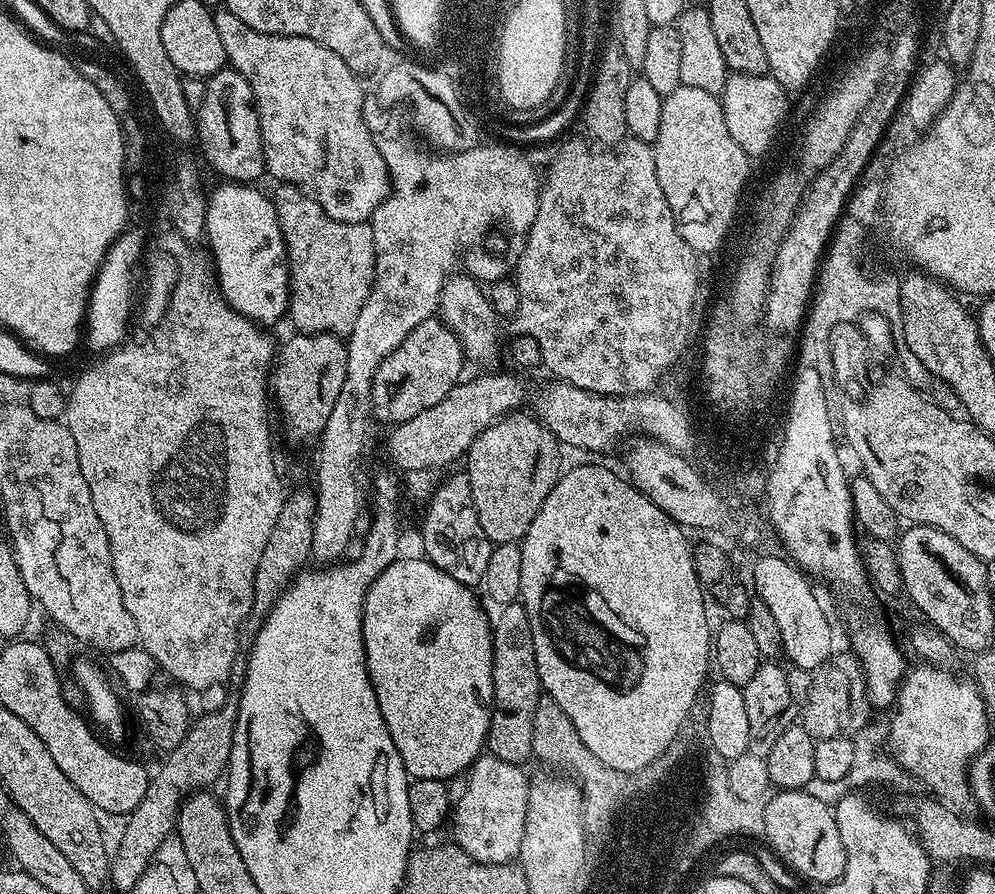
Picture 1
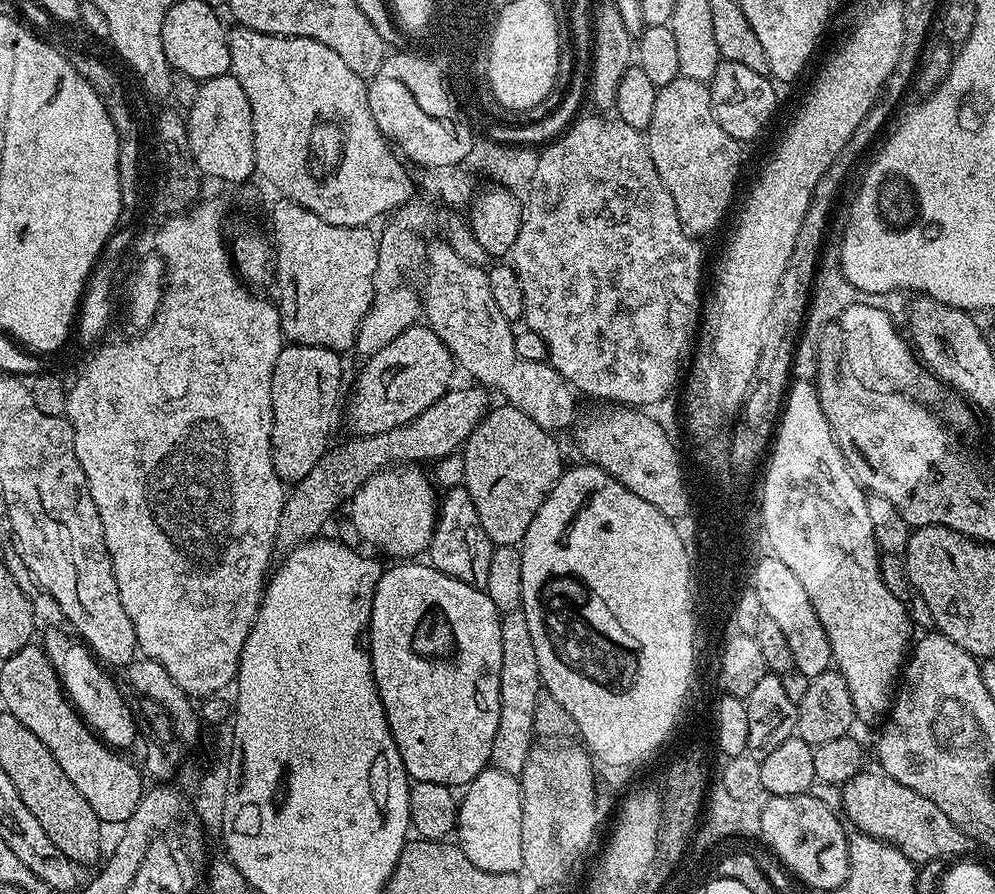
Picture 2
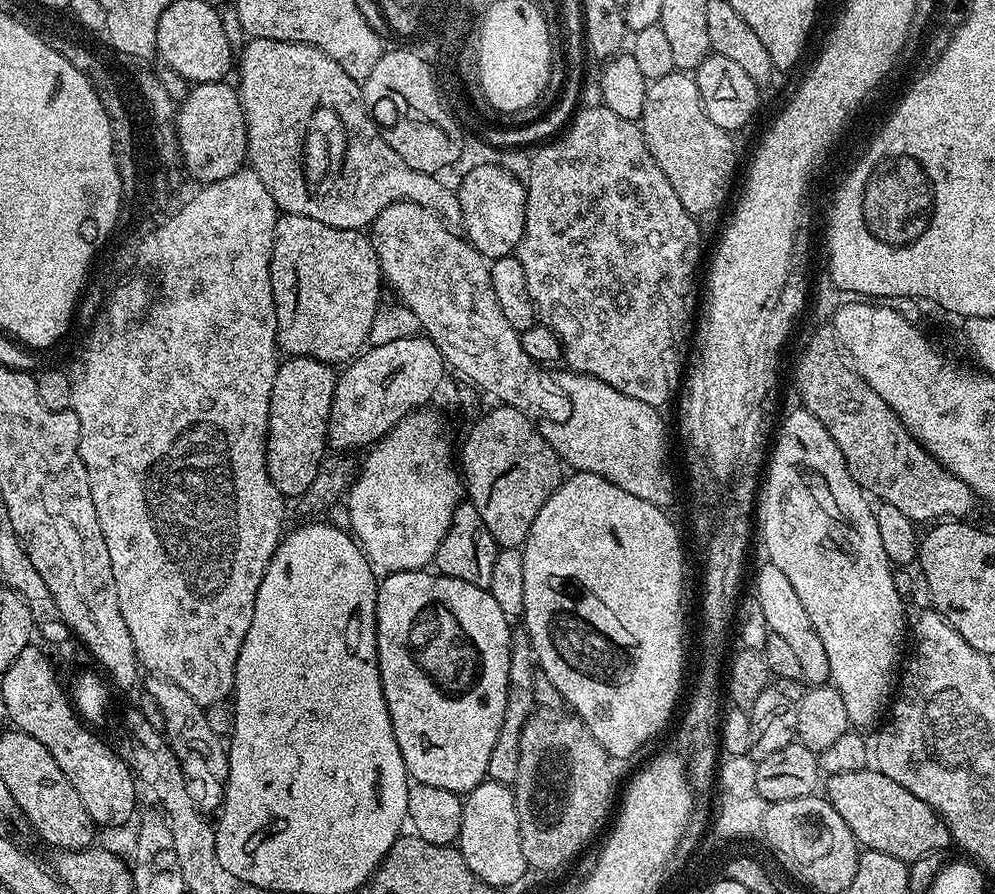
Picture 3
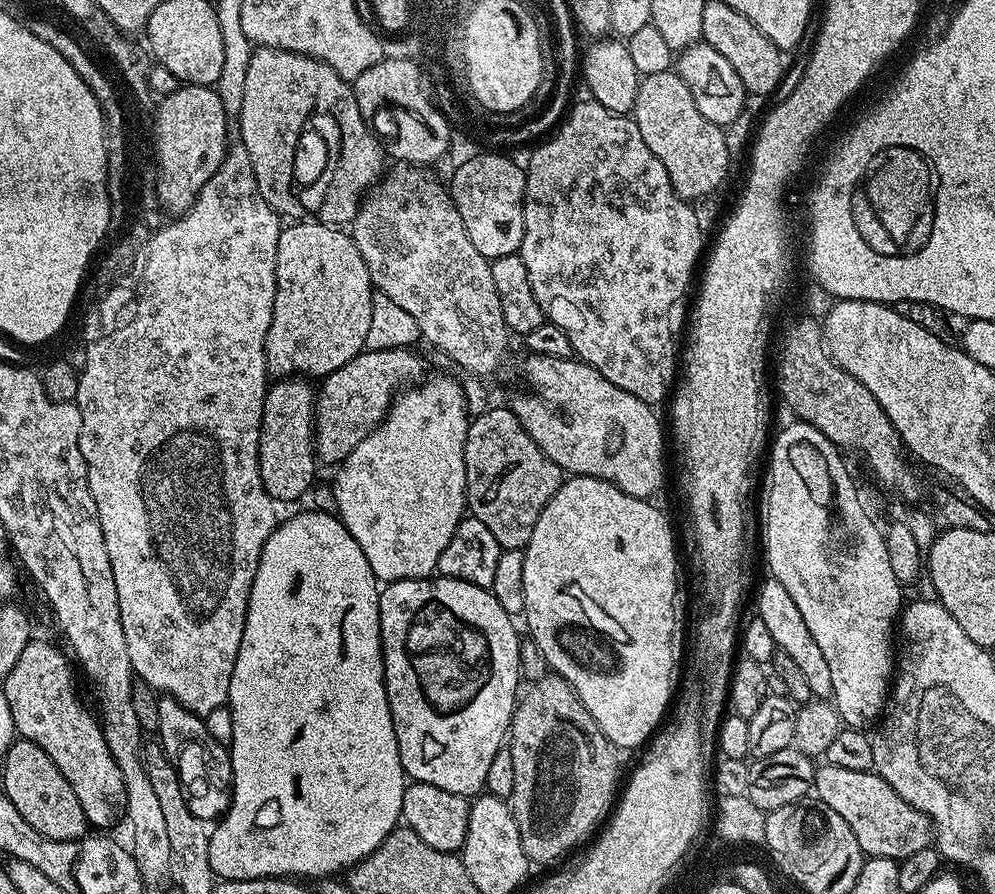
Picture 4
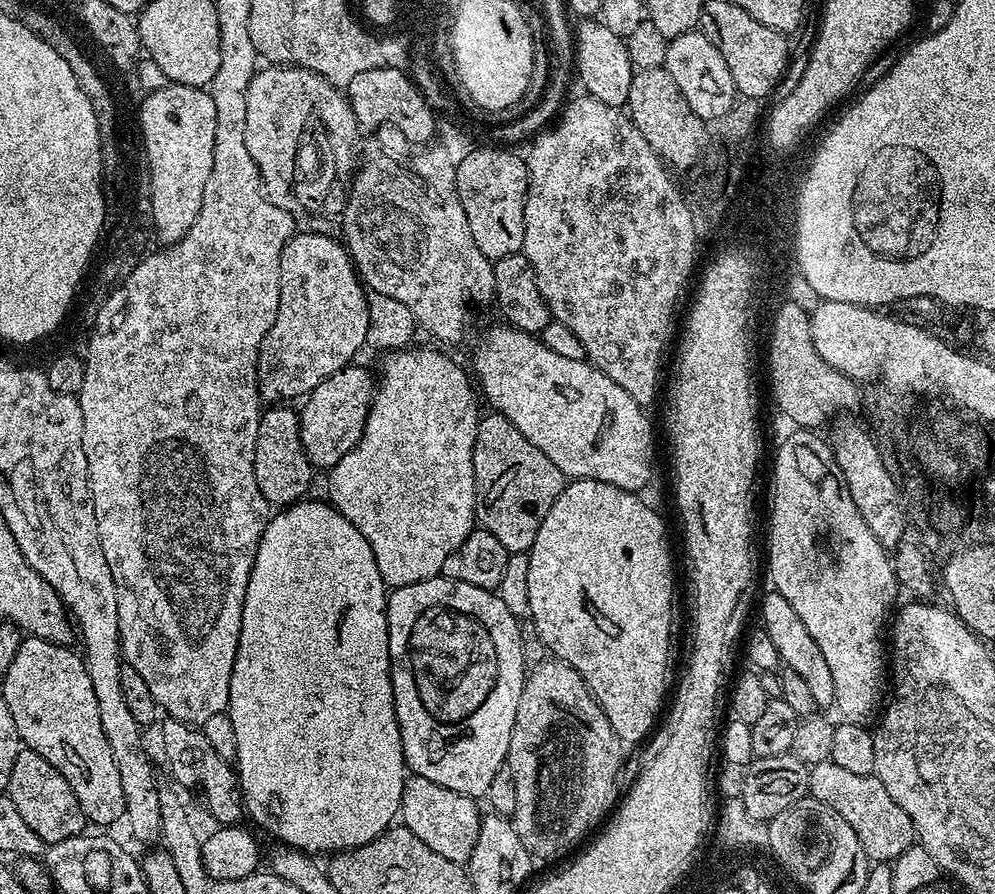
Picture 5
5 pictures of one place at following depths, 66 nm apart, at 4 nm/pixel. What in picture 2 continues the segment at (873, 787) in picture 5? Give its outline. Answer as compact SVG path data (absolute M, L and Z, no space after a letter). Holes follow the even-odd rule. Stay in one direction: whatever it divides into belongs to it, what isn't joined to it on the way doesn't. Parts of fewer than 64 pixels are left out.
M861 770L842 785L842 812L844 810L846 820L848 815L847 823L852 823L855 831L892 844L917 866L931 860L948 862L965 855L963 852L970 847L967 834L958 830L930 798L922 798L922 794L910 790L910 786L902 786L902 782L890 778L882 770L868 771Z

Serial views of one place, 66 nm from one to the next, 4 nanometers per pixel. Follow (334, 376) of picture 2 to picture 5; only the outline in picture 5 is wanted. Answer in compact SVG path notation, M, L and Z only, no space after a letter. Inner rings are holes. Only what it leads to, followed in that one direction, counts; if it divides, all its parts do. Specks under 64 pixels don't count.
M268 406L261 411L258 438L254 442L254 482L270 506L287 506L309 495L314 469L302 450L300 418L295 407Z

